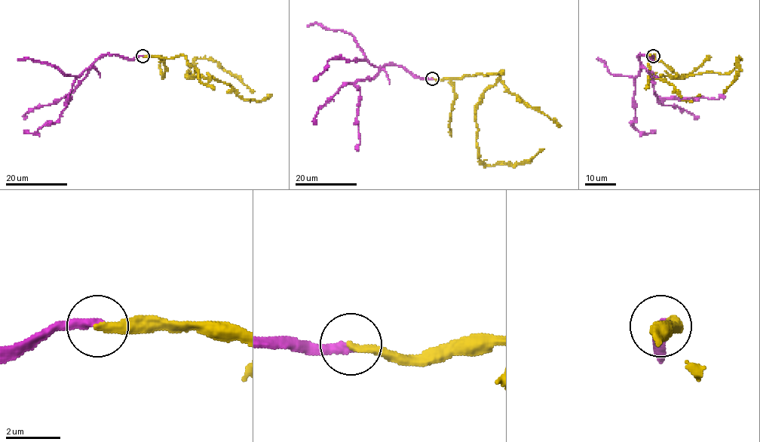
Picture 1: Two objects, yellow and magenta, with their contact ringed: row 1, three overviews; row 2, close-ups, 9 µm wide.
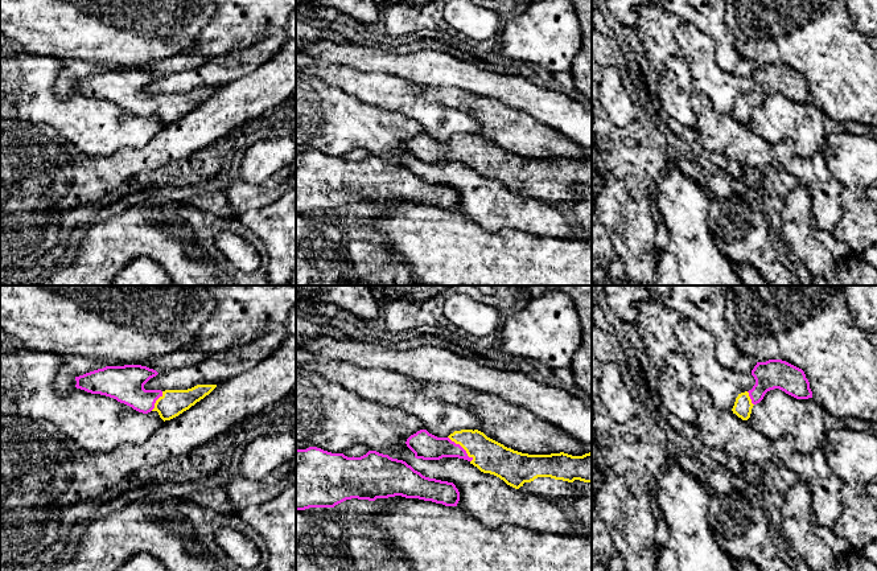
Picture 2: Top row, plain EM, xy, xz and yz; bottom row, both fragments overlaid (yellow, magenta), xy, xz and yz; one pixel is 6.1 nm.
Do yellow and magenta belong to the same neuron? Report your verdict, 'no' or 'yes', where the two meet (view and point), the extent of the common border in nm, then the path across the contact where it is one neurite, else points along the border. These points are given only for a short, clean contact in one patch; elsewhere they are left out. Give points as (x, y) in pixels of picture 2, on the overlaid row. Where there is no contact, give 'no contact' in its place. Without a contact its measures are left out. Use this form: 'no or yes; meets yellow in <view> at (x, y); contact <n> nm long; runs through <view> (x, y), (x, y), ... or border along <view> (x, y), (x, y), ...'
yes; meets yellow in xz at (461, 446); contact 220 nm long

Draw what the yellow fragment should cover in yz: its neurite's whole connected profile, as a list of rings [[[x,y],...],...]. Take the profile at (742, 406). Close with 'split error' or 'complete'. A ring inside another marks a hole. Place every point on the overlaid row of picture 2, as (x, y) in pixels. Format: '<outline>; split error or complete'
[[[782,361],[757,362],[752,370],[755,385],[752,390],[738,394],[732,408],[742,420],[748,420],[754,404],[759,403],[770,390],[779,389],[796,399],[812,398],[810,382],[802,369]]]; split error

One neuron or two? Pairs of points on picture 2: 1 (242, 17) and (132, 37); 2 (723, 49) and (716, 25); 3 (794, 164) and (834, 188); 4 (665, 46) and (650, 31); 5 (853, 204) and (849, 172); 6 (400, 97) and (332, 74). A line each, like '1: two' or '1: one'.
1: two
2: one
3: one
4: one
5: two
6: one

